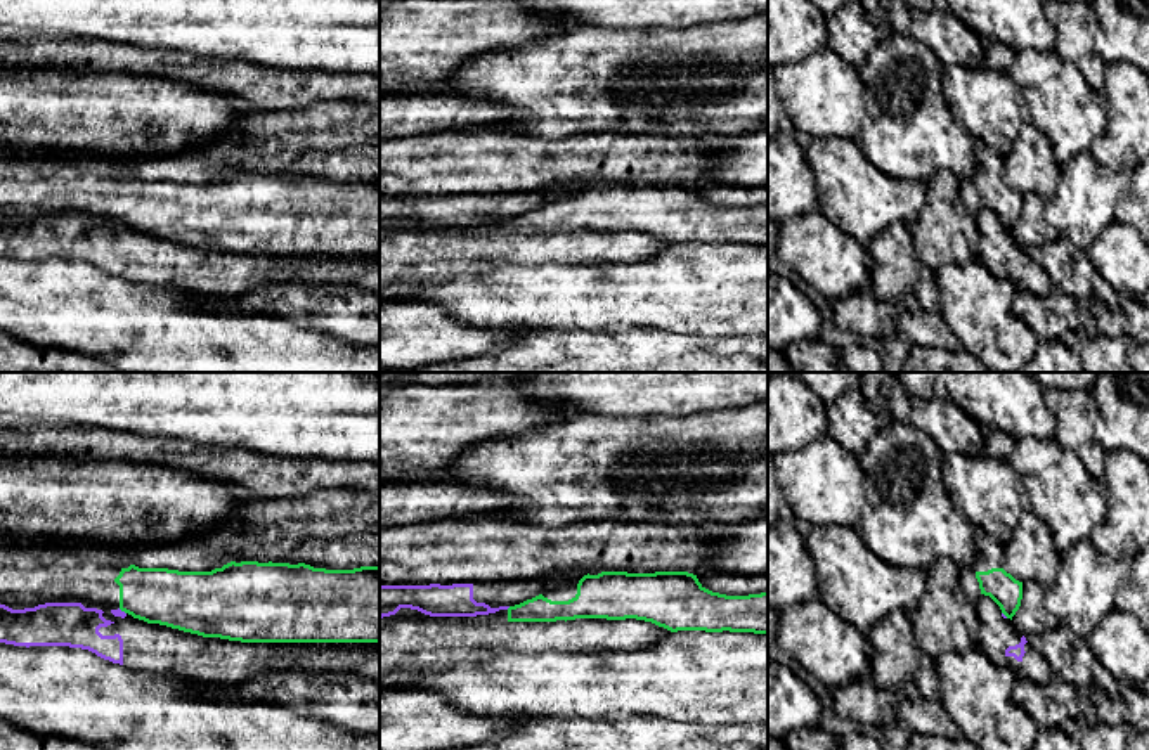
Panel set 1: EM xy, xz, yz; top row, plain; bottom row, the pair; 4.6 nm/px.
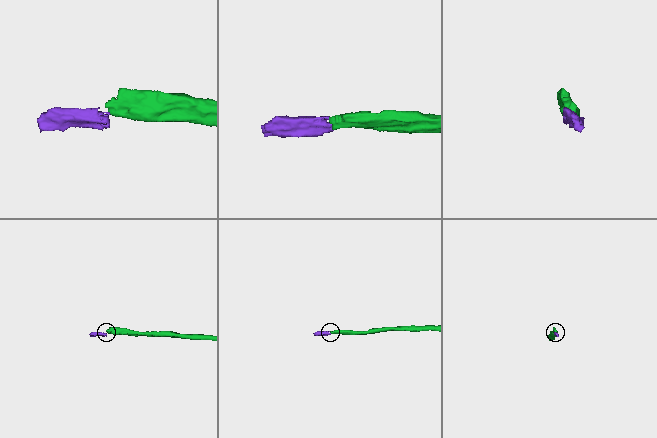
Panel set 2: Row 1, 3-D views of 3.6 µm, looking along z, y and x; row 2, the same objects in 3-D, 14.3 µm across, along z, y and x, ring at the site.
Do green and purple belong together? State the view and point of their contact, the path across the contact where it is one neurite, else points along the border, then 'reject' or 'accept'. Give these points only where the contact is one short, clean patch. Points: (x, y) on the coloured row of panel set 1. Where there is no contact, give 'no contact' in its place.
contact xy (122, 610); border xy (118, 608), (125, 614); reject

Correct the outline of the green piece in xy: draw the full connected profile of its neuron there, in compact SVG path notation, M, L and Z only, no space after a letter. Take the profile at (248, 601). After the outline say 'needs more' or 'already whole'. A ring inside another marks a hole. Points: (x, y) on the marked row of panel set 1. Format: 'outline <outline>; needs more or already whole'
outline M0 533L0 605L90 603L203 637L241 643L380 643L380 566L314 568L305 563L230 561L211 572L113 563L120 546L90 539Z; needs more

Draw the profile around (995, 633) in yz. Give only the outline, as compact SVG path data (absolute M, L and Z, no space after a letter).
M981 594L976 610L979 617L977 648L993 663L1009 667L1016 677L1036 684L1045 684L1054 677L1042 653L1016 630L1012 620L1002 613L990 596Z

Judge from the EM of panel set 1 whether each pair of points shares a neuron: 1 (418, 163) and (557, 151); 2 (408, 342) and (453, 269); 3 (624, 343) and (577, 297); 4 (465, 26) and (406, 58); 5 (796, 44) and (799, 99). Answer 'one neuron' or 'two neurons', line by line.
1: one neuron
2: two neurons
3: two neurons
4: one neuron
5: two neurons

